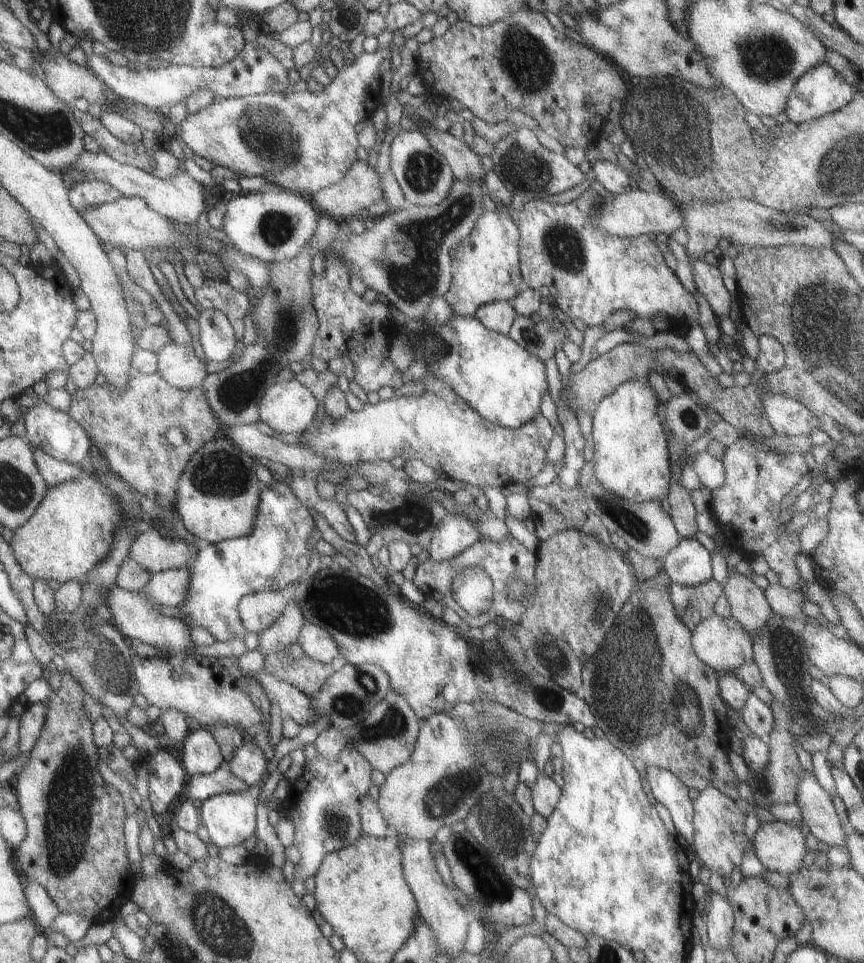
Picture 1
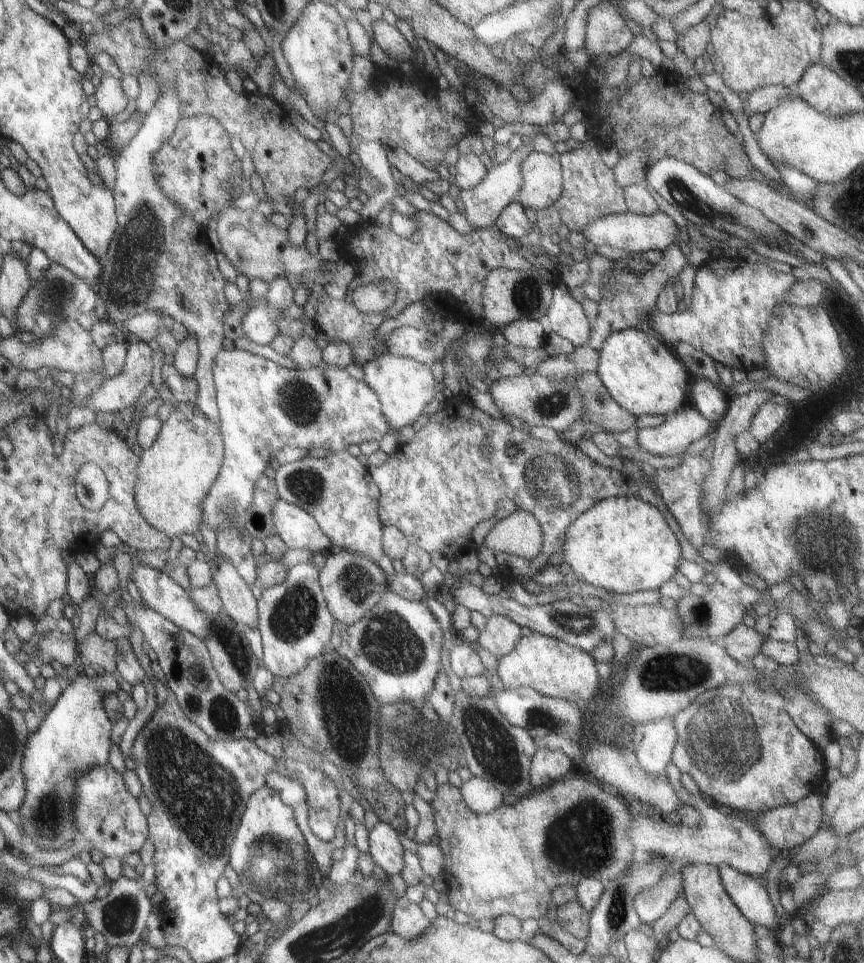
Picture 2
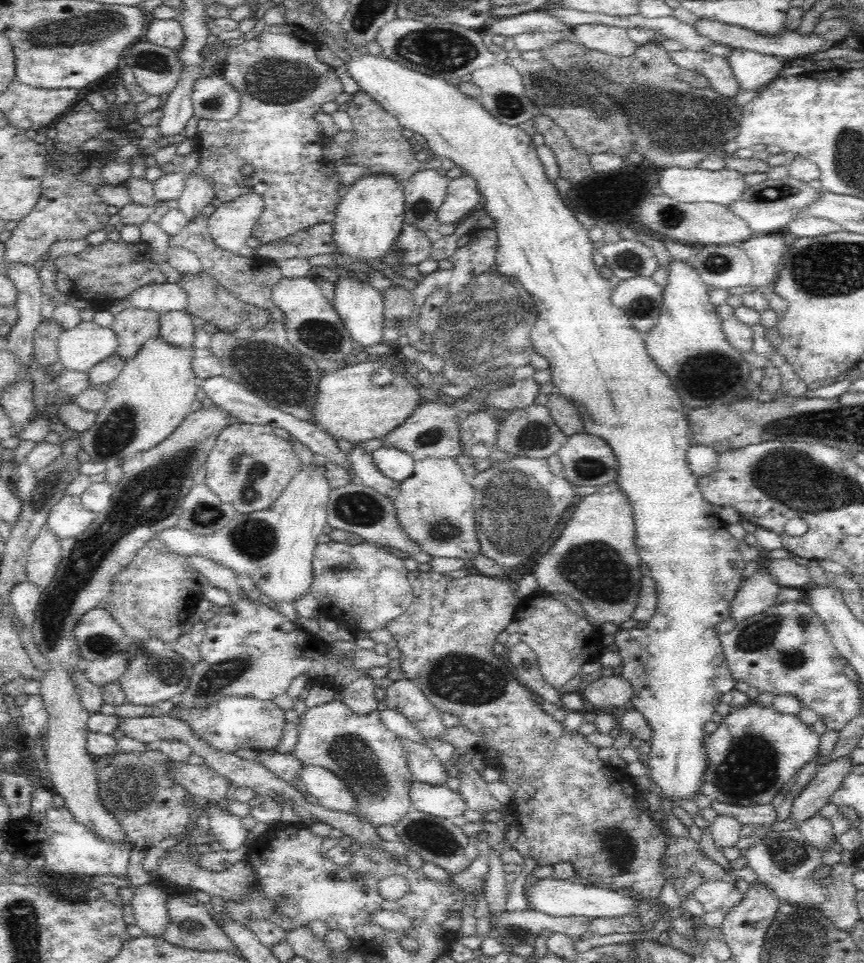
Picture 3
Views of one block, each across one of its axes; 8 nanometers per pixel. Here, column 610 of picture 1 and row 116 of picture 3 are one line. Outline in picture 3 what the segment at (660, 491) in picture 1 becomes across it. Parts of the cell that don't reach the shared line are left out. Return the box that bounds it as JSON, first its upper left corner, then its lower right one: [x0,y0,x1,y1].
[344,34,746,802]

